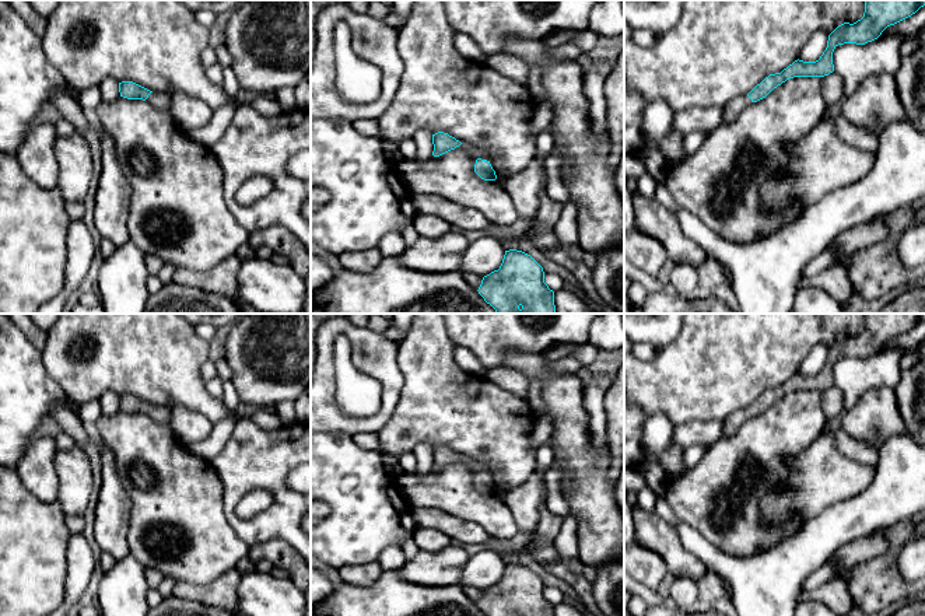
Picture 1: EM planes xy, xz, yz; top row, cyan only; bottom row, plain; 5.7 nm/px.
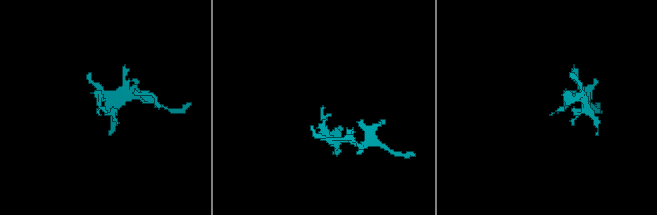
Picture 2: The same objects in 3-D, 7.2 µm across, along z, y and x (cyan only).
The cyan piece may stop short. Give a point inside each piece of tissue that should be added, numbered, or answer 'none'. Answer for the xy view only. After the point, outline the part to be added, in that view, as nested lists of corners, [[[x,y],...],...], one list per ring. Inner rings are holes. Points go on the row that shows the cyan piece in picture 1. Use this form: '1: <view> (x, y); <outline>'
1: xy (161, 101); [[[151,92],[146,99],[150,105],[160,111],[169,109],[172,94],[169,92]]]

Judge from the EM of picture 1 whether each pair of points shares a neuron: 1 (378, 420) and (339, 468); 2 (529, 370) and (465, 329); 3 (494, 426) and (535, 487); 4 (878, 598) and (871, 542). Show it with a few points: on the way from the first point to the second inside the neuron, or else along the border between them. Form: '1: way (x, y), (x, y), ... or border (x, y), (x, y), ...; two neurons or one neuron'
1: border (325, 430), (350, 436); two neurons
2: border (538, 353), (507, 352), (501, 364); two neurons
3: border (536, 469), (524, 482), (505, 490); two neurons
4: border (883, 529), (886, 550), (855, 564), (850, 570); two neurons

